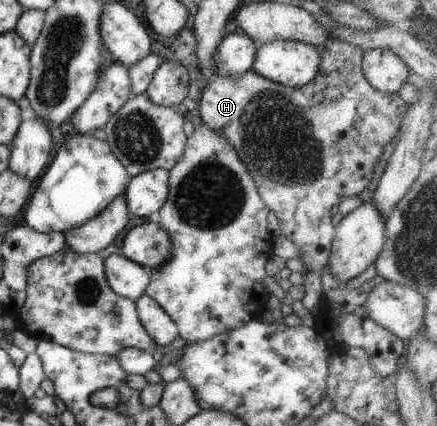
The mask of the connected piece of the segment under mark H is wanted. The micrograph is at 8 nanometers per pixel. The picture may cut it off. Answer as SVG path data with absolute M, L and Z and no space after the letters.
M332 38L324 39L316 48L321 56L318 72L315 77L312 77L312 80L309 80L306 84L300 85L298 88L285 87L283 84L272 82L271 80L265 79L263 76L257 75L252 70L245 72L243 75L239 75L239 77L235 79L230 79L227 76L213 76L203 89L200 103L197 107L203 124L210 130L216 131L222 135L228 141L228 144L236 151L240 162L252 177L265 207L278 219L280 234L292 242L292 244L295 244L296 248L301 250L297 257L302 261L302 264L307 270L302 275L302 286L304 287L305 293L301 298L301 303L308 311L318 305L321 298L320 296L322 296L320 275L324 265L327 264L328 253L335 229L331 220L331 208L334 204L338 205L338 203L346 197L360 194L362 189L369 184L370 179L373 177L372 168L374 168L375 163L380 157L382 148L384 148L384 145L401 127L403 114L408 108L408 104L398 97L398 93L383 93L368 84L361 69L361 58L363 55L363 50L361 48Z

